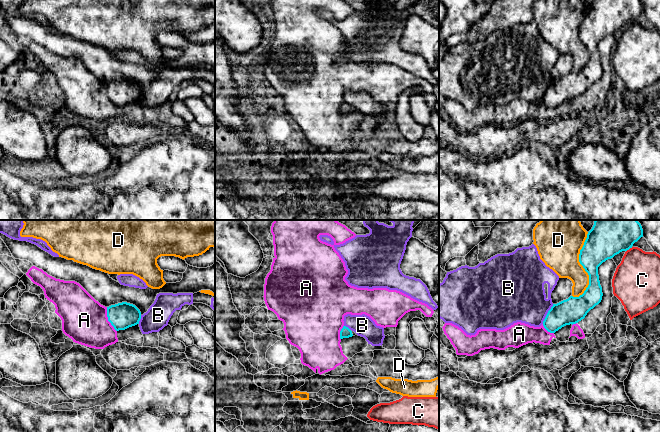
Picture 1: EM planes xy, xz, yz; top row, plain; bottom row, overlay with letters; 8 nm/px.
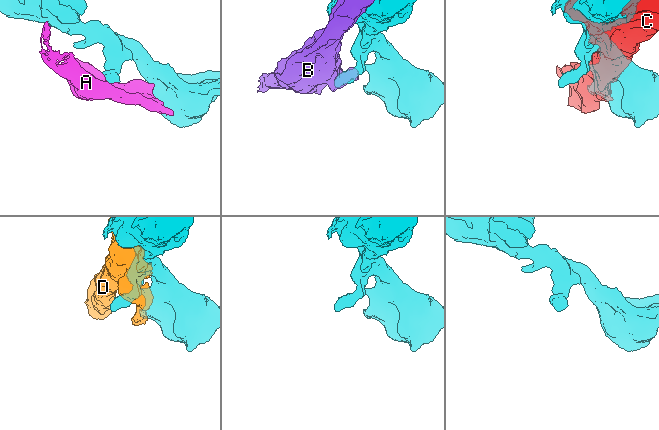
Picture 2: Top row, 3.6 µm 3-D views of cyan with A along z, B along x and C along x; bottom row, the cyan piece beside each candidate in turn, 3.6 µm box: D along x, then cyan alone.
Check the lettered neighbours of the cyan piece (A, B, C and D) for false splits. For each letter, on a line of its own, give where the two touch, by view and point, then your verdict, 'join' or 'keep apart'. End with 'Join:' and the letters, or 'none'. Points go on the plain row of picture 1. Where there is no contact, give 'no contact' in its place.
A: xy (108, 95) | keep apart
B: yz (547, 90) | keep apart
C: yz (629, 24) | keep apart
D: yz (583, 43) | keep apart
Join: none

